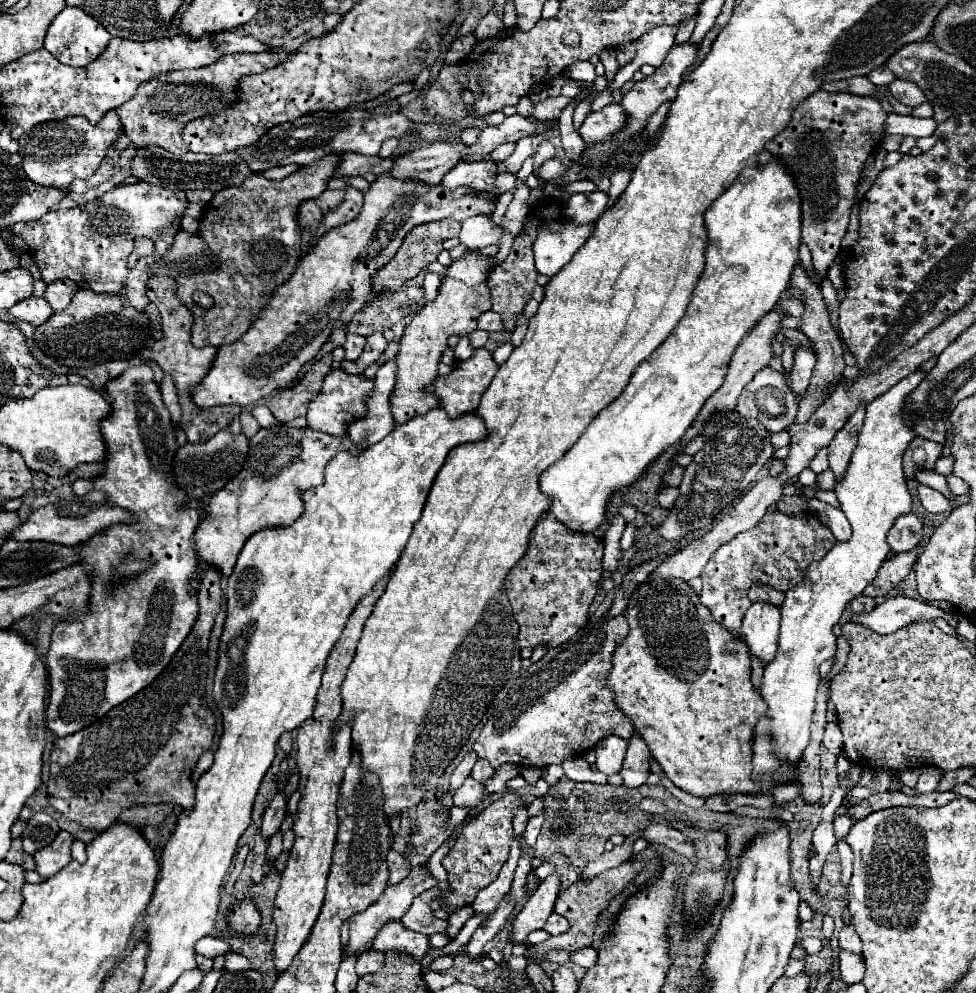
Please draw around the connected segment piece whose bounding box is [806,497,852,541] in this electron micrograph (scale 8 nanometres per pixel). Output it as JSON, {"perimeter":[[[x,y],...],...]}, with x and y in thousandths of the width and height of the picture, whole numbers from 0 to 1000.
{"perimeter":[[[826,501],[826,507],[828,507],[828,513],[838,519],[838,523],[855,537],[855,541],[859,545],[869,545],[871,543],[873,531],[869,527],[867,519],[861,513],[852,511],[852,509],[846,509],[846,507],[838,505],[838,503],[828,503],[828,501]]]}

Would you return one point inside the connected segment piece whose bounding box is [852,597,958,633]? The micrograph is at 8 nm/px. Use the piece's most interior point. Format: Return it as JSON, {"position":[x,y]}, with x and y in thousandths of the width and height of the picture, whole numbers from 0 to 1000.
{"position":[915,618]}

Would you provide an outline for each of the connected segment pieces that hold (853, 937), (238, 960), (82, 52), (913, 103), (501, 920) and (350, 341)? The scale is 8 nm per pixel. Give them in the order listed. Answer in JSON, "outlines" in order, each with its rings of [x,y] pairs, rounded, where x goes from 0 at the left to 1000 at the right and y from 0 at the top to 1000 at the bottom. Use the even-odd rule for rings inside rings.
{"outlines":[[[[863,936],[861,942],[859,942],[859,950],[863,956],[869,956],[873,960],[882,960],[883,950],[881,950],[881,944],[875,936]]],[[[230,960],[230,976],[236,980],[250,978],[250,976],[256,976],[256,968],[242,960]]],[[[68,7],[51,23],[49,33],[47,33],[47,41],[45,41],[45,49],[51,51],[61,63],[68,63],[74,67],[88,67],[111,47],[113,39],[115,39],[115,35],[98,19],[94,19],[92,15],[88,15],[80,7]]],[[[918,80],[912,88],[914,96],[920,98],[920,102],[924,102],[928,108],[941,108],[945,104],[949,104],[949,96],[943,92],[943,88],[939,88],[939,84],[930,84],[924,80]]],[[[516,901],[516,905],[510,909],[510,913],[504,917],[504,921],[488,936],[488,940],[484,942],[482,950],[477,952],[477,958],[480,958],[482,964],[492,962],[492,960],[496,958],[496,952],[498,952],[500,948],[504,948],[506,942],[516,934],[516,930],[518,930],[518,925],[523,923],[527,911],[529,911],[529,909],[527,909],[525,905],[520,905],[520,901]]],[[[357,337],[357,339],[355,339],[355,345],[352,345],[355,362],[357,362],[357,364],[365,364],[365,362],[369,360],[369,355],[373,353],[373,347],[375,347],[375,339]]]]}

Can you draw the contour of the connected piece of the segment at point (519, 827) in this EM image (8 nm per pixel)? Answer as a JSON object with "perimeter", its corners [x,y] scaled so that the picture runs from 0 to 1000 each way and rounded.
{"perimeter":[[[539,813],[529,815],[529,821],[527,821],[527,831],[529,831],[529,835],[527,835],[527,843],[529,843],[529,845],[537,839],[539,829],[541,829],[541,819],[539,819]]]}

